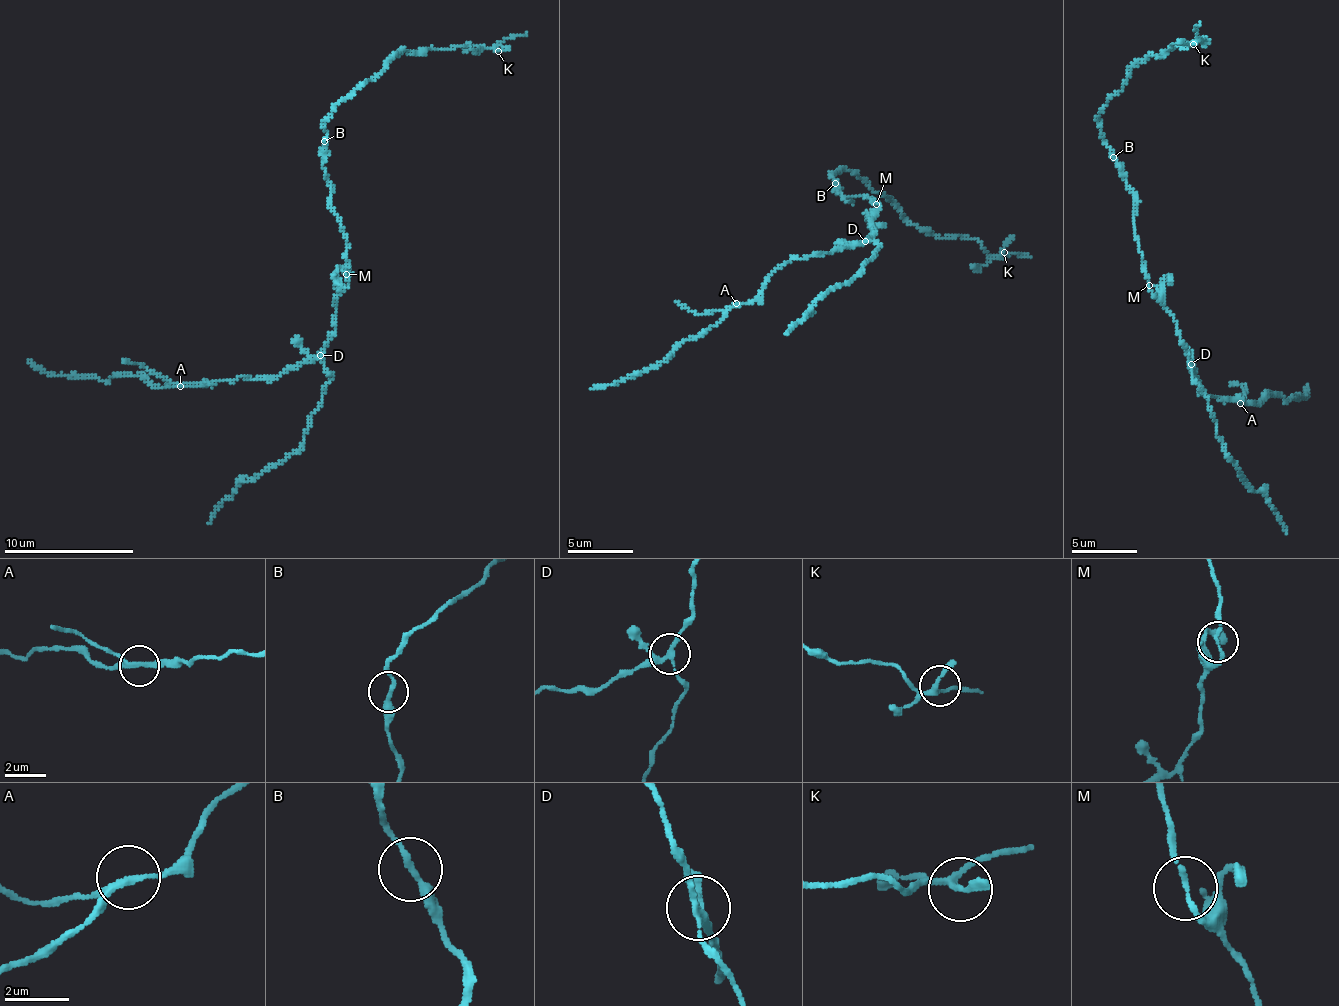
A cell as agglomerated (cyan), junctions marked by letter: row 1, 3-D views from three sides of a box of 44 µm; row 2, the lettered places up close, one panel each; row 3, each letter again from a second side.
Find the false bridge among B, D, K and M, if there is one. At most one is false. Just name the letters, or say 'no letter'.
D

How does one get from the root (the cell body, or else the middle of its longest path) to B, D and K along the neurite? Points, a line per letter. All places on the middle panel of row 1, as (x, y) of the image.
B: (876, 204), (864, 195), (845, 199), (836, 194), (835, 183)
D: (876, 204), (881, 209), (872, 218), (877, 231), (866, 242)
K: (876, 204), (836, 194), (832, 175), (855, 171), (914, 225), (1004, 252)

